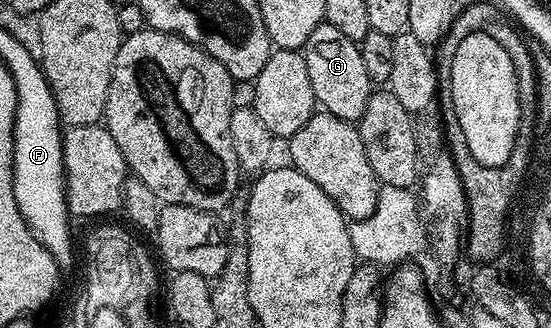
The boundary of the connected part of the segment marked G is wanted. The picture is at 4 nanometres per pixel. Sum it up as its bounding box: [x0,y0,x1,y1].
[302,21,374,123]

